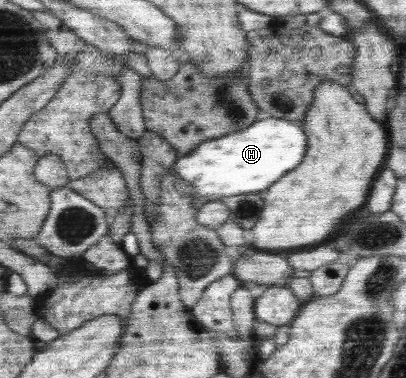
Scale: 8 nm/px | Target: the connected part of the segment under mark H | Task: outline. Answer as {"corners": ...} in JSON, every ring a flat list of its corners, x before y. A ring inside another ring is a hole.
{"corners":[[269,118,265,120,255,120,255,123,239,133,229,133,213,141,199,143,186,154,179,154,172,165,175,174,181,180,176,189,180,193,192,191,196,199,207,199,207,201,221,200,223,197,231,195,241,195,242,193,255,193,269,189,275,181,279,181,283,175,297,169,297,165,303,161,307,149,307,134,303,132,301,121]]}

